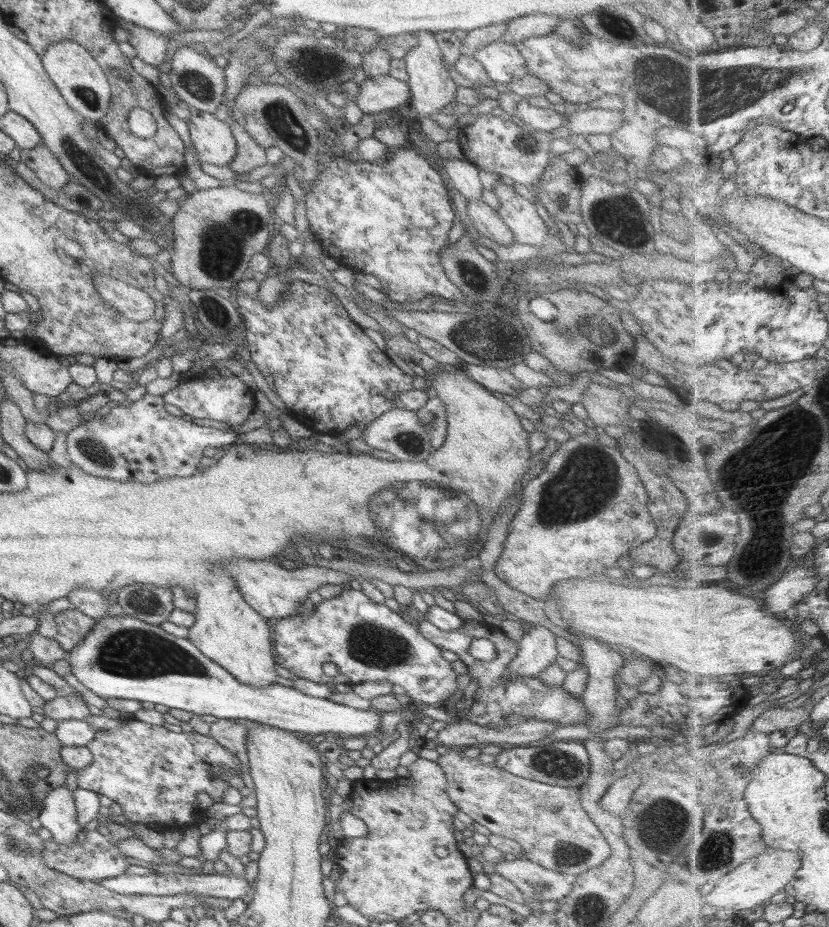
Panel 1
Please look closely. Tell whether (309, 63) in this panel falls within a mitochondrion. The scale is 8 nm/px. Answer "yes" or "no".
yes

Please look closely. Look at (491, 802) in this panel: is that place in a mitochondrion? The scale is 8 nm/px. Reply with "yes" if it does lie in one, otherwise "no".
no

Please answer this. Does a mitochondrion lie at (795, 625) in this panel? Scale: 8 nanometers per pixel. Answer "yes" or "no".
no

